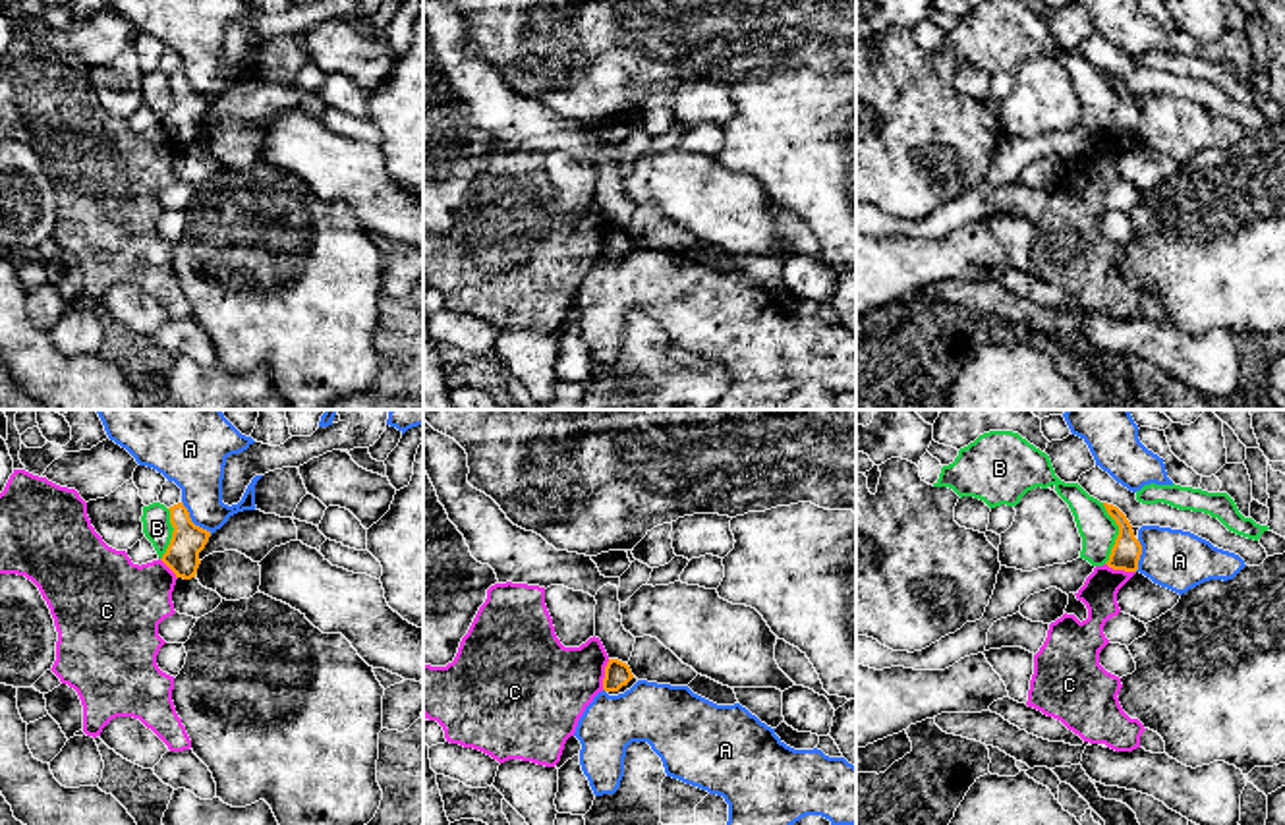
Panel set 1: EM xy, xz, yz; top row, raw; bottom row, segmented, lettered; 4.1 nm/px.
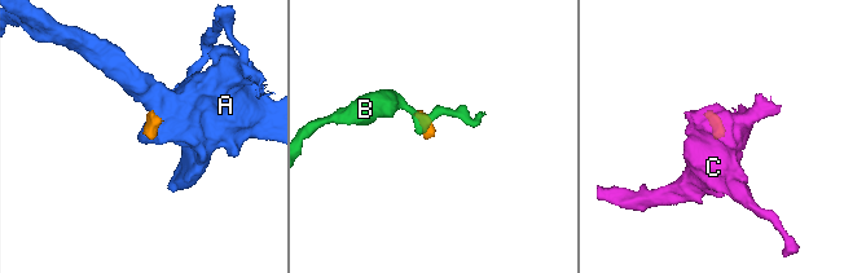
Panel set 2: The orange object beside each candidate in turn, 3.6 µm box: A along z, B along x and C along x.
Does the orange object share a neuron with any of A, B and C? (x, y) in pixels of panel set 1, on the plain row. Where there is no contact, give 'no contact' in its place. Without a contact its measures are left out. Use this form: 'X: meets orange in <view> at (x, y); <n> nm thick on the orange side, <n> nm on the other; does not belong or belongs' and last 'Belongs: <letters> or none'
A: meets orange in xy at (190, 87); 140 nm thick on the orange side, 240 nm on the other; does not belong
B: meets orange in yz at (1119, 101); 120 nm thick on the orange side, 160 nm on the other; does not belong
C: meets orange in xz at (605, 242); 110 nm thick on the orange side, 360 nm on the other; does not belong
Belongs: none

